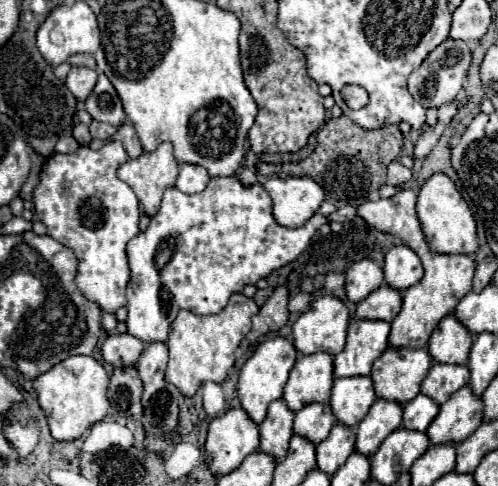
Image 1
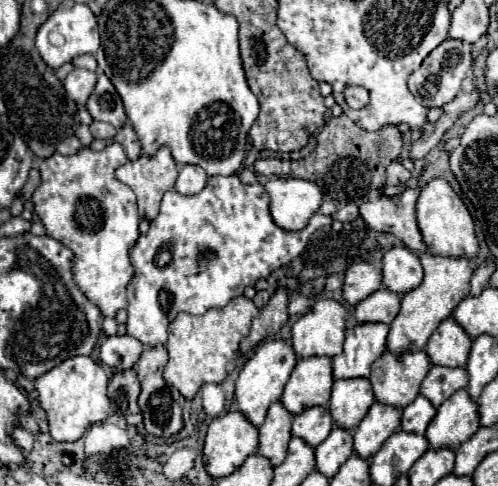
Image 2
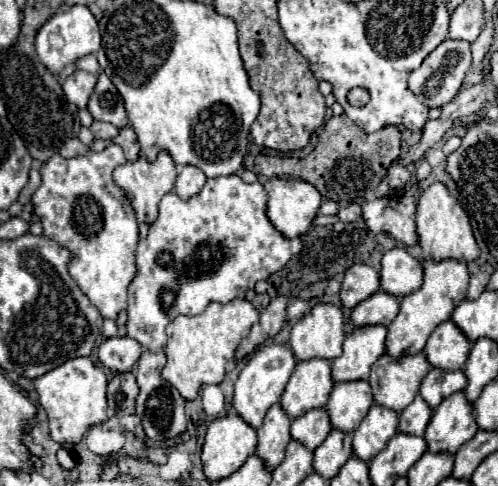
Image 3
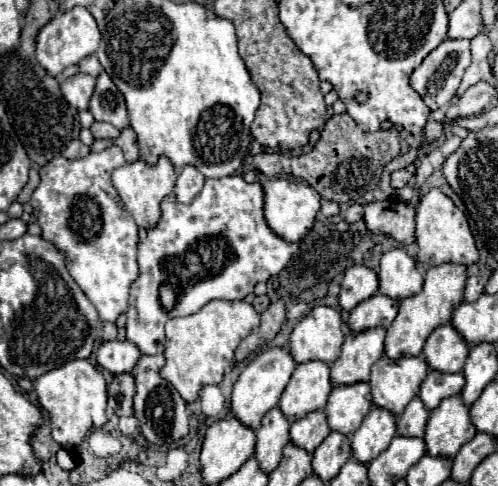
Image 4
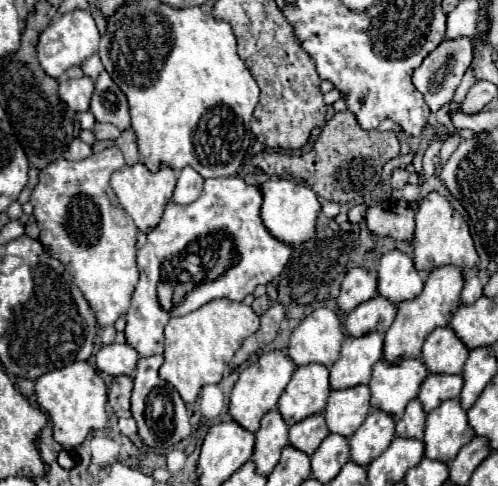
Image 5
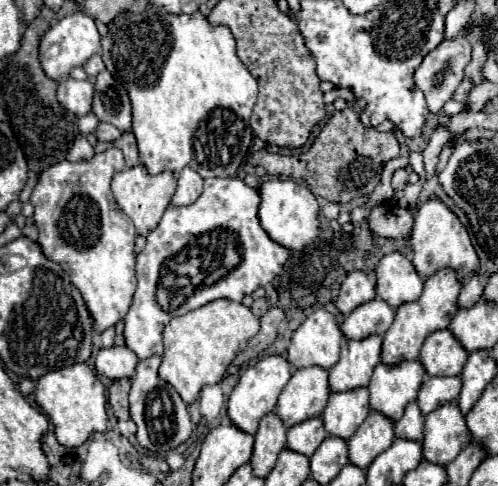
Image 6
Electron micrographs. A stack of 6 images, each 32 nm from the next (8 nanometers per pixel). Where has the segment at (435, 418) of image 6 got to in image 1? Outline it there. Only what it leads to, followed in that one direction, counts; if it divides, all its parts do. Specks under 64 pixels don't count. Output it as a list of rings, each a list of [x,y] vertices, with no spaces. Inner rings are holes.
[[[464,386],[440,406],[438,416],[436,420],[432,420],[426,434],[432,444],[440,444],[440,440],[462,442],[482,424],[482,418],[482,396],[474,394],[470,386]]]

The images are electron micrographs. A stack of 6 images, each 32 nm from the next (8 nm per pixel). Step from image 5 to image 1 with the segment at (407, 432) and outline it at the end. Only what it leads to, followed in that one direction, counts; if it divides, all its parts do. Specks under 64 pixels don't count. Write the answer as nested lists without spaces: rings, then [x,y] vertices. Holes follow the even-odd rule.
[[[418,394],[416,400],[406,402],[402,426],[426,432],[426,428],[430,426],[430,422],[436,418],[438,410],[440,410],[440,406],[432,398],[428,398],[424,394]]]

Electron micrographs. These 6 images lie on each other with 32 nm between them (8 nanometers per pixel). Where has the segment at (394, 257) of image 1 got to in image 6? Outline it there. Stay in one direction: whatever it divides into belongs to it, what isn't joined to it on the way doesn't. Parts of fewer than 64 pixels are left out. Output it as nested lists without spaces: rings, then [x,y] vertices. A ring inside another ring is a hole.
[[[392,252],[380,260],[376,268],[376,294],[392,304],[392,308],[416,300],[422,292],[422,286],[424,278],[404,254]]]

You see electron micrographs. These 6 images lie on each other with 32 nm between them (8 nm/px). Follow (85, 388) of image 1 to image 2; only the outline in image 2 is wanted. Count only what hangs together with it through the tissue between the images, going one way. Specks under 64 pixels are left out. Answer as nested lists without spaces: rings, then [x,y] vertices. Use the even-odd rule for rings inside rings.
[[[72,356],[34,380],[40,406],[46,410],[50,434],[56,442],[74,442],[92,424],[102,422],[108,416],[110,402],[106,396],[106,386],[108,376],[104,368],[90,356]]]

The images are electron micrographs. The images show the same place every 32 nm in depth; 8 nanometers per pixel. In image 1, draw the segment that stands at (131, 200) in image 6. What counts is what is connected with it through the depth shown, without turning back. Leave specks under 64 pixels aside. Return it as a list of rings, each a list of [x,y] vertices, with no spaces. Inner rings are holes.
[[[162,142],[152,152],[142,152],[118,168],[118,178],[126,182],[140,200],[140,212],[154,216],[166,188],[174,186],[178,160],[170,142]]]

